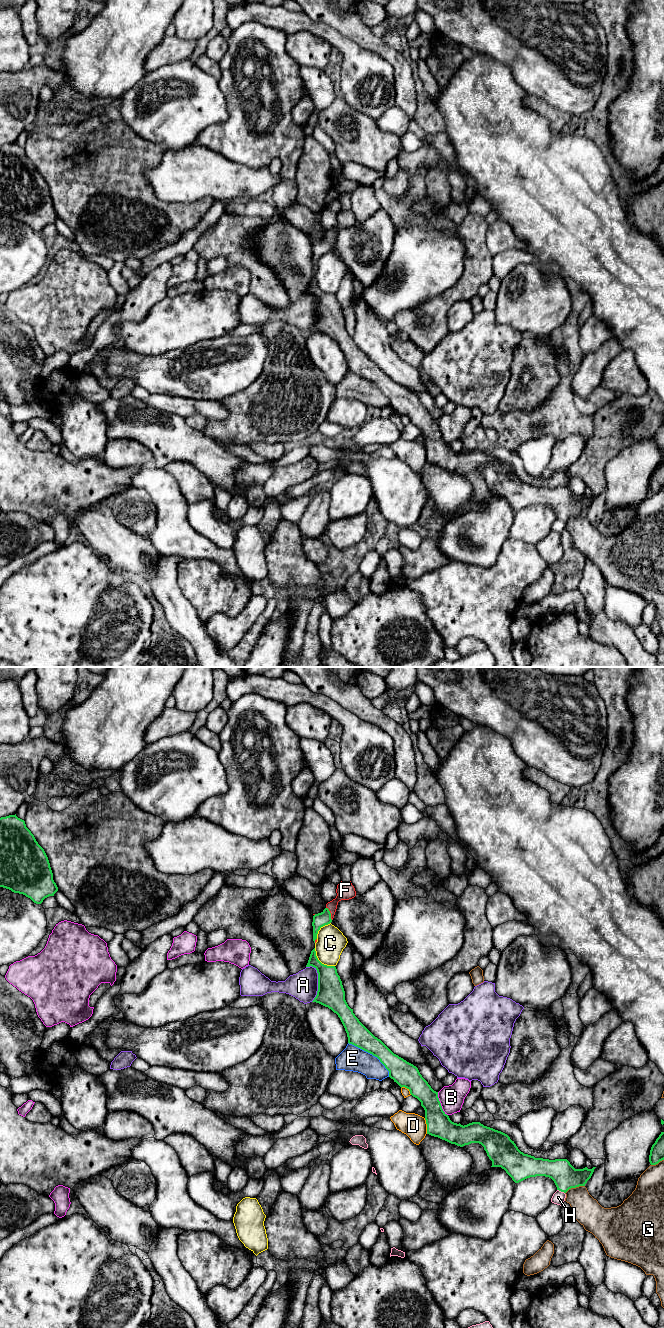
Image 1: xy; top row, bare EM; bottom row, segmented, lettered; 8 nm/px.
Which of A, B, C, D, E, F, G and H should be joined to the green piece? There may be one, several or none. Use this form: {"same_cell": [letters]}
{"same_cell": ["F"]}

